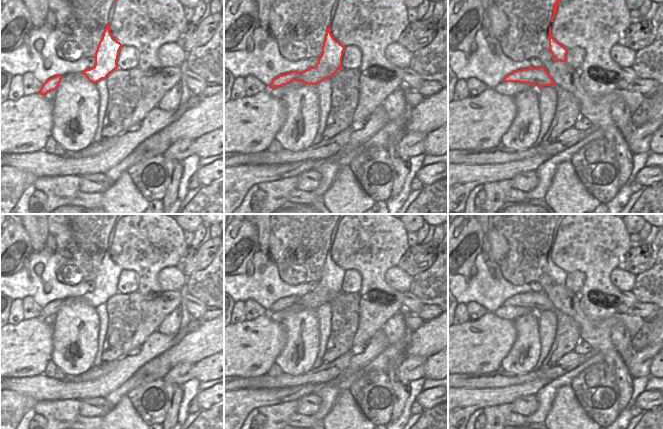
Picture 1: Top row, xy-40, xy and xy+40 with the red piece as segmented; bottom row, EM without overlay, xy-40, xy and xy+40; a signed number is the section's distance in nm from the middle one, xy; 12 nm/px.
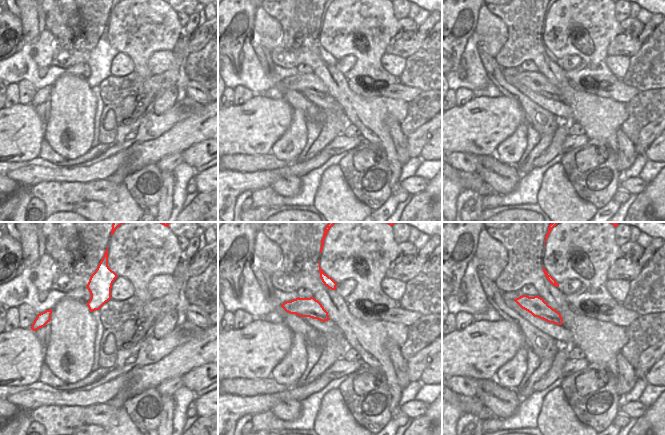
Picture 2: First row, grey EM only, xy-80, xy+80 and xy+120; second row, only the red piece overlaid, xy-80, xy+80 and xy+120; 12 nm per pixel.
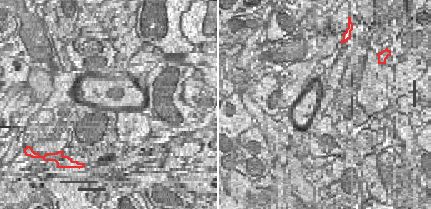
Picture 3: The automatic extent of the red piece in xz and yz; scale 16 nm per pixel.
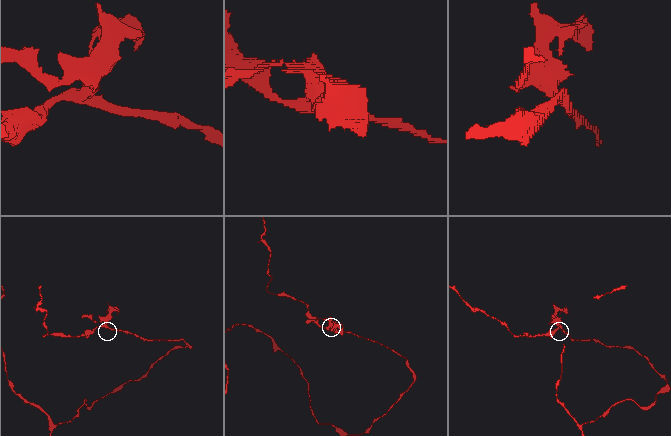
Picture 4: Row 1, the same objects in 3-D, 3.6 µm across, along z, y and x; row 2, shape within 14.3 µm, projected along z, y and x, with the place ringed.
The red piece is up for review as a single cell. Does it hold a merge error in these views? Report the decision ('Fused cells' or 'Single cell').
Fused cells

